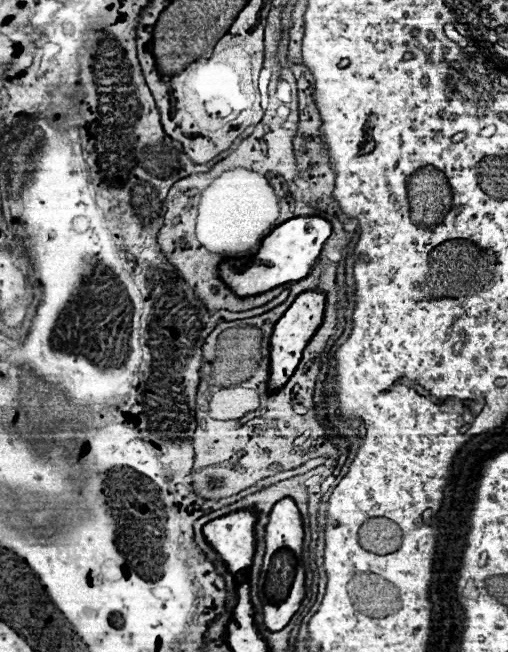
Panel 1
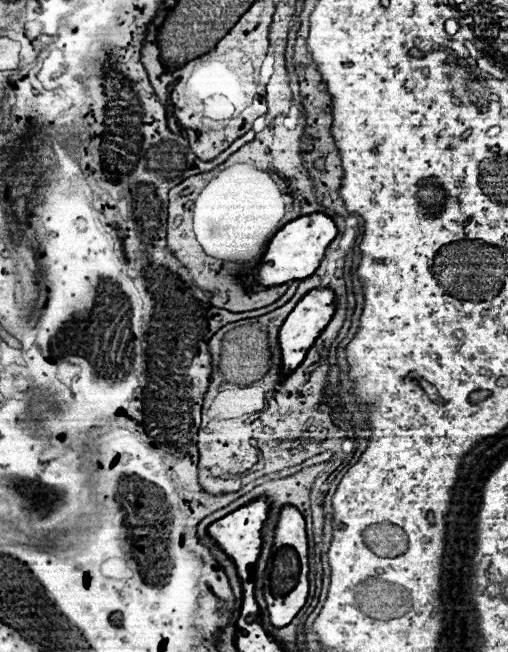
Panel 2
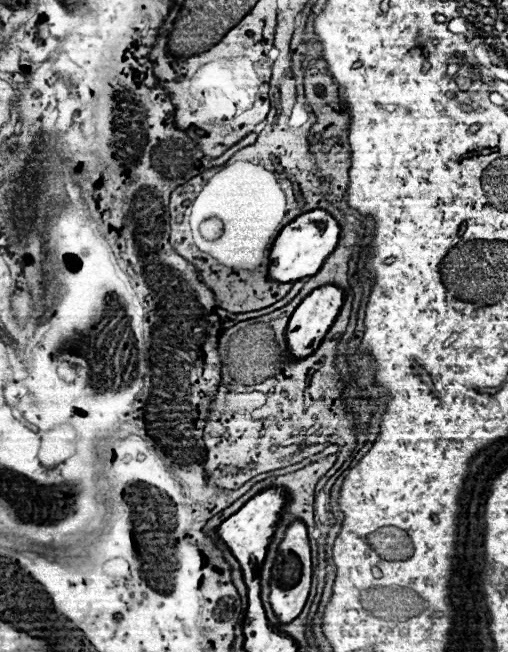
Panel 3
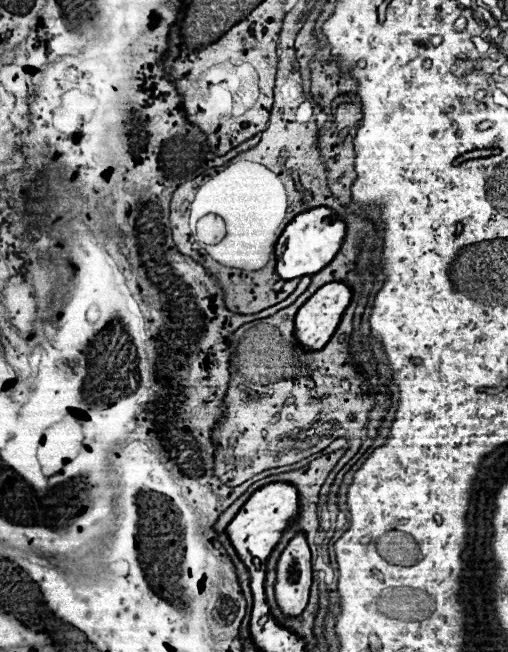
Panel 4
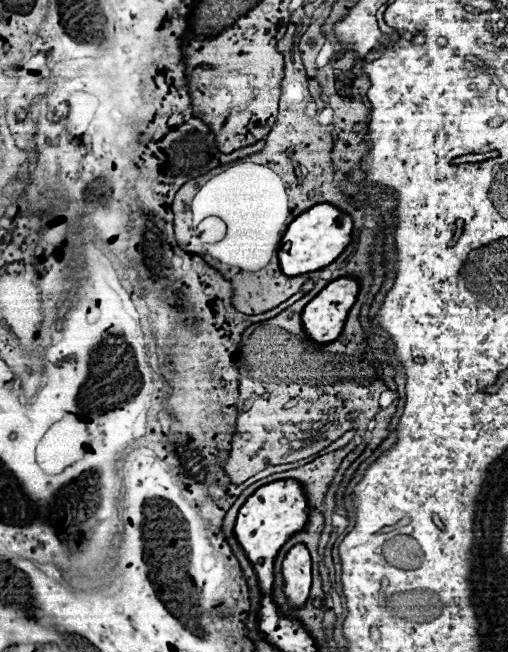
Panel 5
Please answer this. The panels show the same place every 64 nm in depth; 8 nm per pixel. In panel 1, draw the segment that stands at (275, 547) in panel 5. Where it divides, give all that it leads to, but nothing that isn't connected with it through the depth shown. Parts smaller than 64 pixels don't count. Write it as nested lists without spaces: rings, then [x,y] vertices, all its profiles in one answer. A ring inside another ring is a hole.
[[[238,510],[228,516],[216,518],[204,526],[206,540],[222,556],[231,573],[243,572],[248,568],[248,564],[252,564],[256,520],[256,510]],[[240,585],[238,589],[237,604],[234,607],[233,617],[243,620],[246,615],[253,616],[255,610],[250,601],[250,587],[249,585]],[[244,614],[244,615],[243,615]]]

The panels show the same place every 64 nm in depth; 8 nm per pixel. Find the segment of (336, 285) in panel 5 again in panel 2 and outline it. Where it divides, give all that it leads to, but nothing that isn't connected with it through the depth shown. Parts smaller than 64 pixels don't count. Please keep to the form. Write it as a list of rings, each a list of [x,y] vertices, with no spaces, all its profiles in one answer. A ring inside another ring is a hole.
[[[316,288],[312,292],[308,292],[298,304],[296,308],[288,314],[286,322],[280,328],[280,348],[282,348],[282,372],[292,372],[294,368],[300,366],[300,362],[304,360],[306,352],[312,348],[312,344],[316,342],[316,336],[322,334],[322,330],[328,326],[330,318],[334,316],[336,310],[336,296],[332,288]]]

